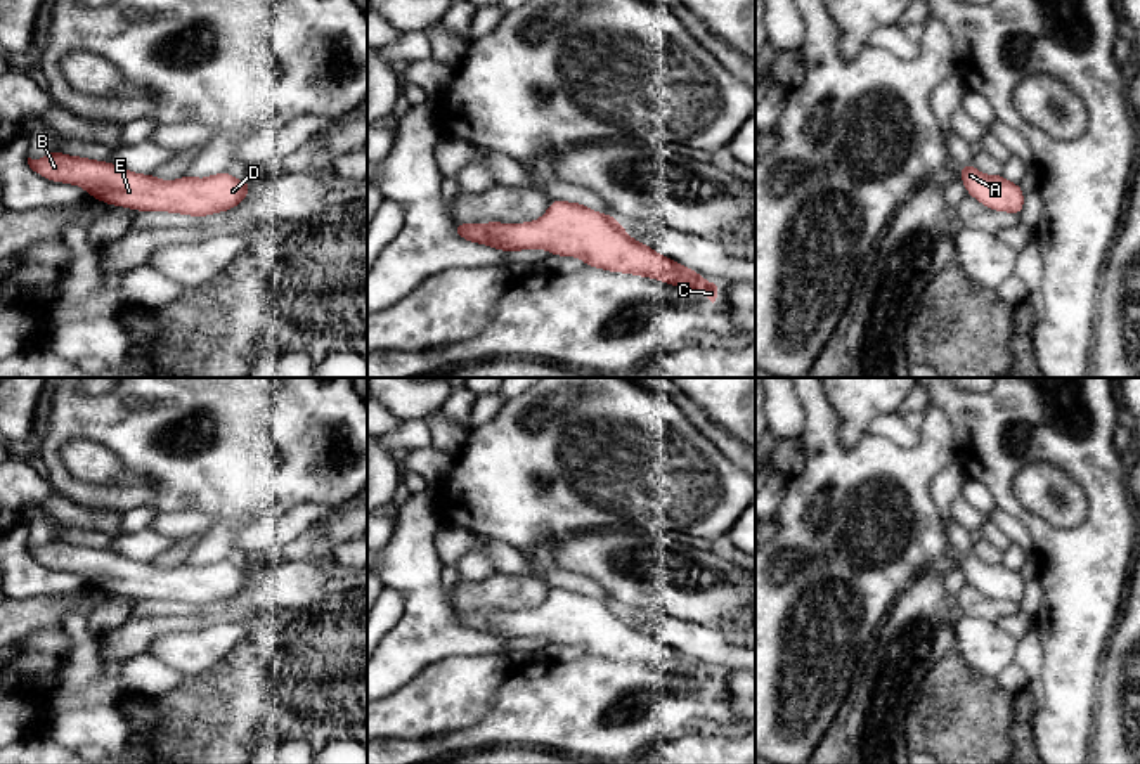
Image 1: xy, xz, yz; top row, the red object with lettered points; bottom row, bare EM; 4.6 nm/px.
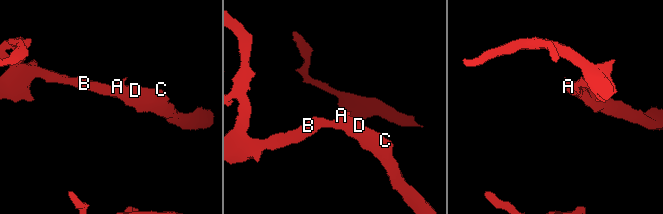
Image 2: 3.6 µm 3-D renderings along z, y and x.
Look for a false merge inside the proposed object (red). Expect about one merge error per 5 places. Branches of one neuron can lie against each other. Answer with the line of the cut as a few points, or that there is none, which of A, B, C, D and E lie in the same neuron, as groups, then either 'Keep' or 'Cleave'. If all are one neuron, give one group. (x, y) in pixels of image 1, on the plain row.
No split. Groups: A B C D E. Keep

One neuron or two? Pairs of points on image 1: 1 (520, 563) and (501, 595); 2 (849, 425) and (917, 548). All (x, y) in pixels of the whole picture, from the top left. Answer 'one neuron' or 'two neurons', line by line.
1: two neurons
2: two neurons

